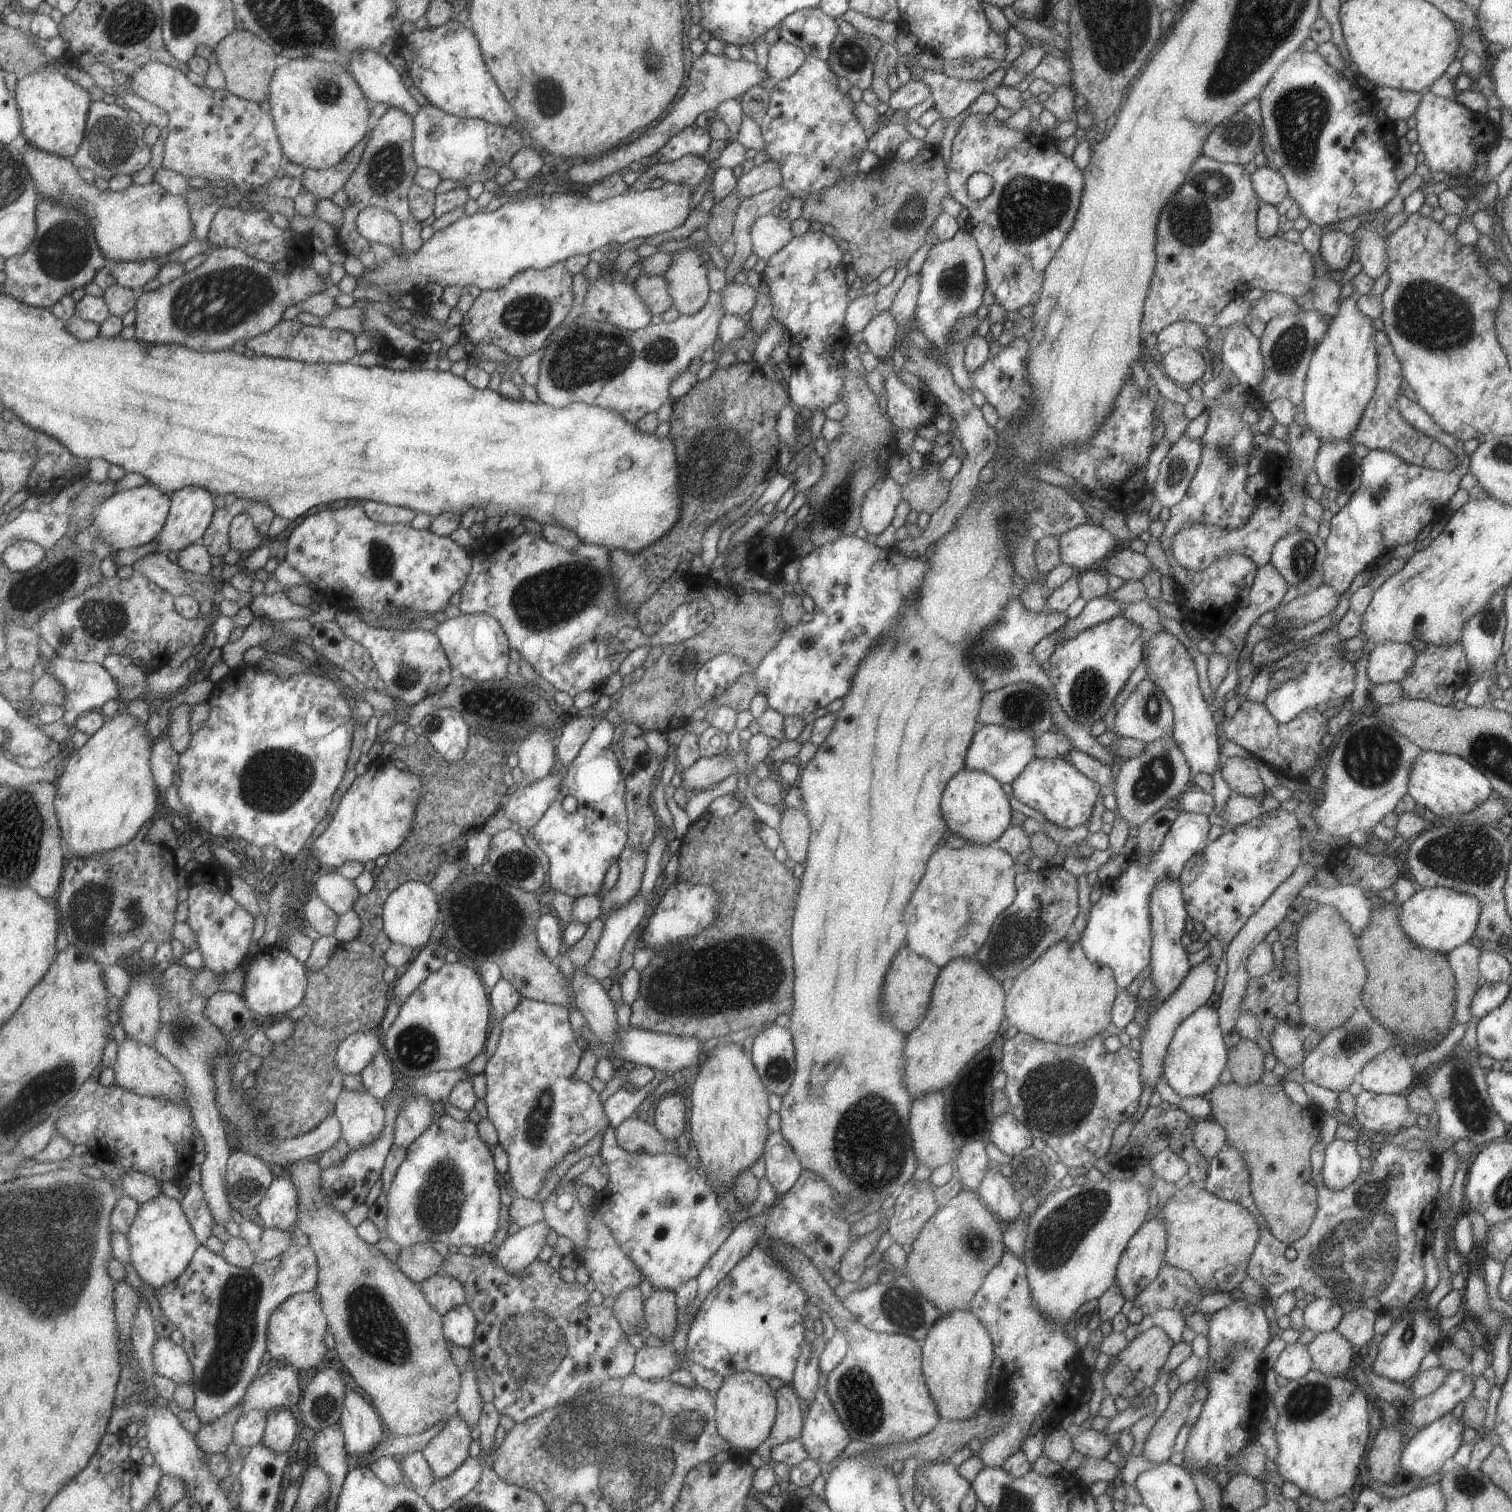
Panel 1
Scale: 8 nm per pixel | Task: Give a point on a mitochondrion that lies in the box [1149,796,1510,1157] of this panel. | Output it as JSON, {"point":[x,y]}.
{"point":[1468,855]}

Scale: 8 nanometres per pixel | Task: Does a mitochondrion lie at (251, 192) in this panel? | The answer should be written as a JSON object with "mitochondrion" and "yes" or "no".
{"mitochondrion":"no"}

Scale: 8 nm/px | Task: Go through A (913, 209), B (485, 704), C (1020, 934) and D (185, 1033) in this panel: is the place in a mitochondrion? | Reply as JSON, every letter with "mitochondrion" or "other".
{"A":"mitochondrion","B":"mitochondrion","C":"mitochondrion","D":"mitochondrion"}

